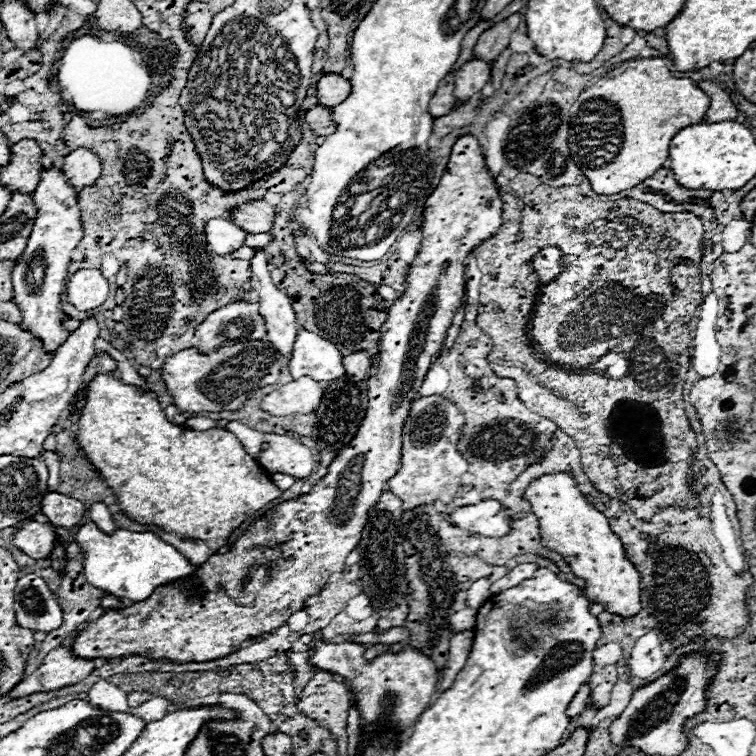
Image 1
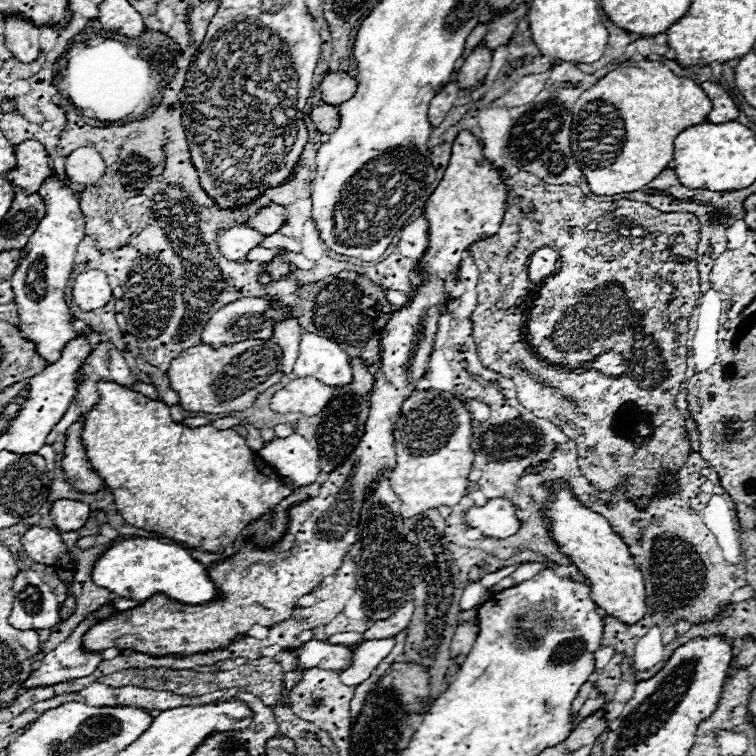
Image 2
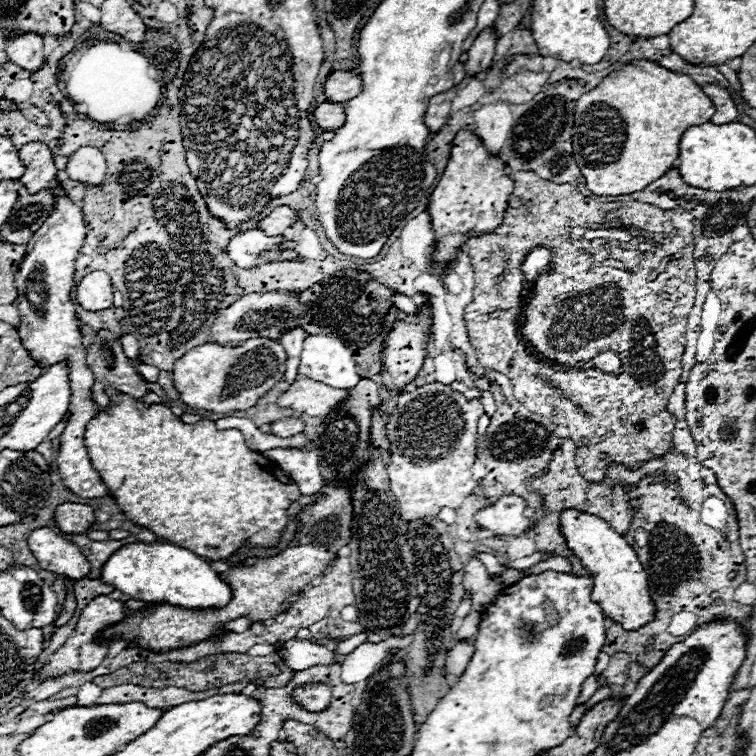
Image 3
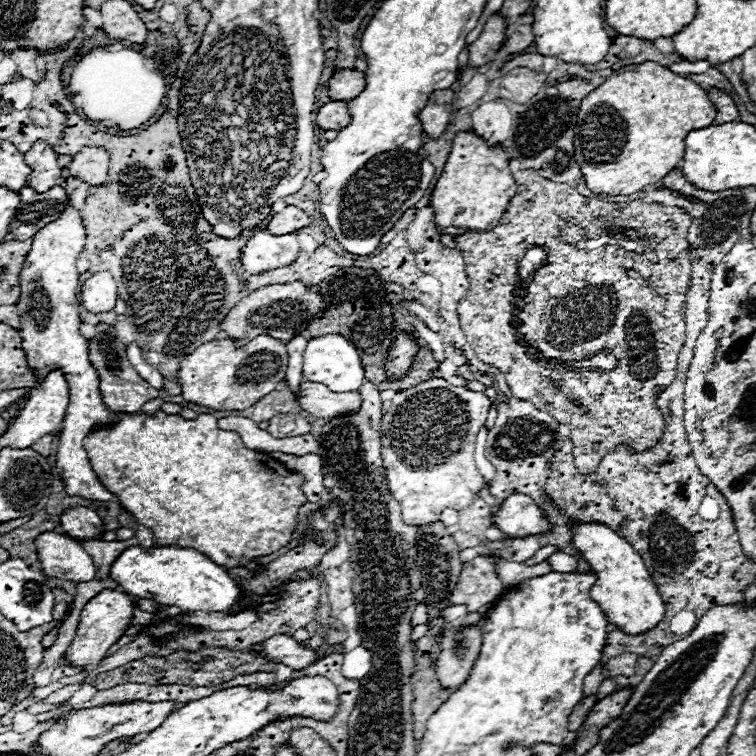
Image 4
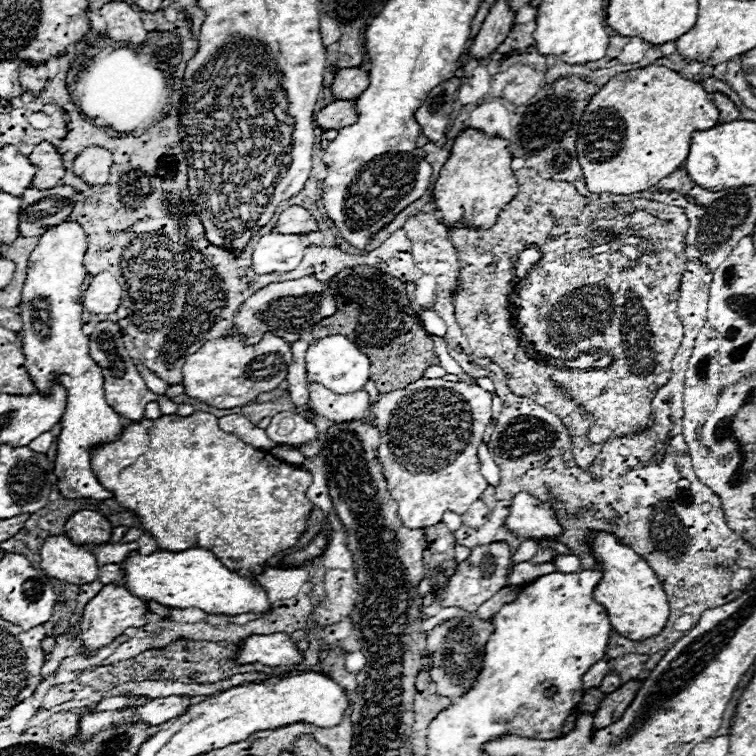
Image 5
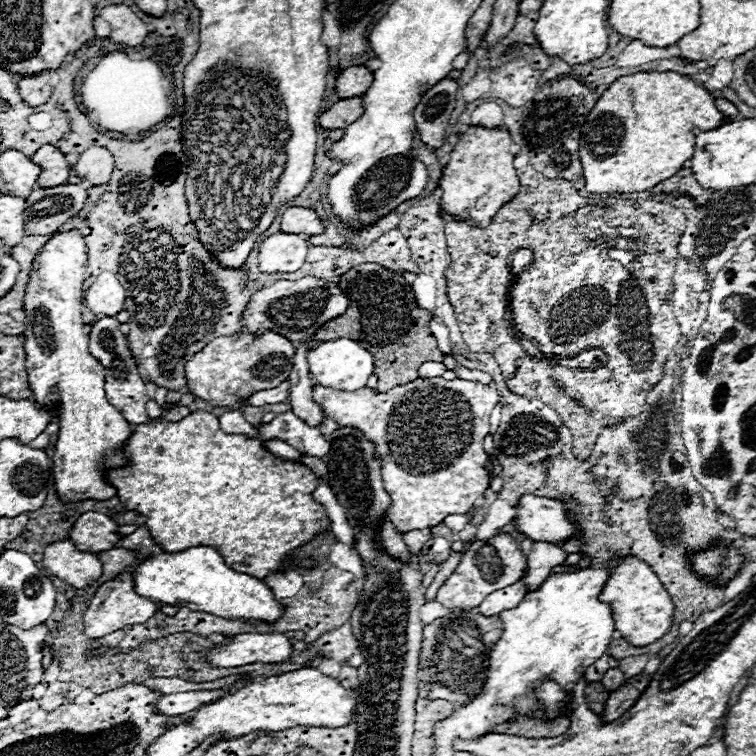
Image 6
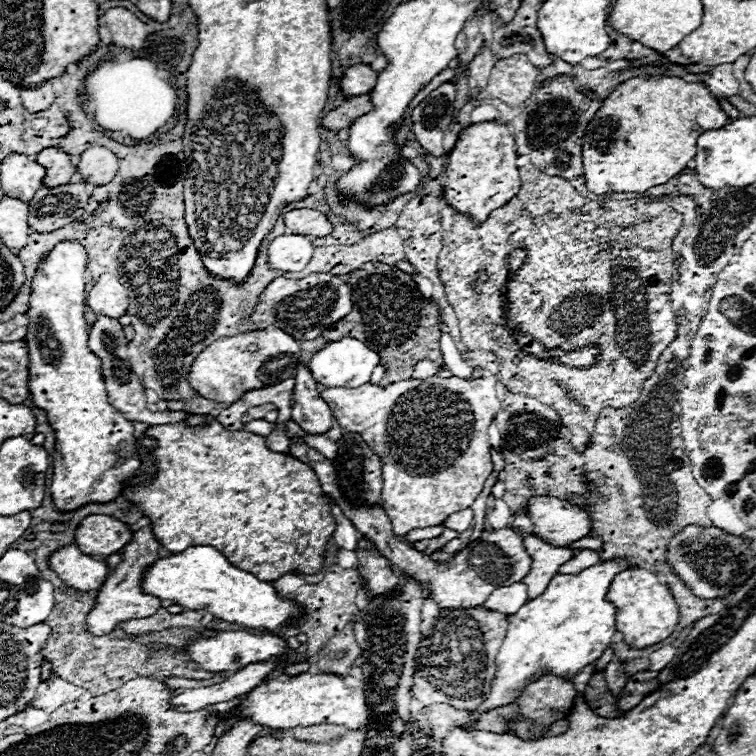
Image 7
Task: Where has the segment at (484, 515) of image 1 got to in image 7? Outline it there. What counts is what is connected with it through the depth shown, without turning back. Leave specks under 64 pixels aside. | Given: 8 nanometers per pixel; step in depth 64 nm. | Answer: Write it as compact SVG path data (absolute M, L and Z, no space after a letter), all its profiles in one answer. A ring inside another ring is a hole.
M536 496L528 500L526 510L528 510L526 512L528 518L532 520L532 534L554 546L568 546L590 534L590 518L586 510L572 506L568 500L560 500L552 496Z

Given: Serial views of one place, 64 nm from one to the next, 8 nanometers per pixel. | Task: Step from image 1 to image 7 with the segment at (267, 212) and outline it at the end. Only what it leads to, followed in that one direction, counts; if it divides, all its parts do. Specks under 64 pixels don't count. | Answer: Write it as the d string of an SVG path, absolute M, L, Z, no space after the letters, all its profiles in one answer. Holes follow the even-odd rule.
M300 208L300 210L290 210L284 214L284 224L286 232L296 232L296 234L306 234L306 236L328 236L332 232L332 224L328 218L310 208Z

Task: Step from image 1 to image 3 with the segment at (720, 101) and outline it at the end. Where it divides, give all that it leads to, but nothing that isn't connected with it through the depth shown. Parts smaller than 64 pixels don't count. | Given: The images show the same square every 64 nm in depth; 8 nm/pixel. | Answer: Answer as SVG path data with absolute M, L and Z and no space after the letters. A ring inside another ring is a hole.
M706 84L706 86L702 86L702 90L704 90L706 96L710 96L714 108L716 108L716 112L714 112L714 116L710 120L712 124L726 124L726 122L732 122L732 120L738 118L736 104L734 104L734 100L730 98L730 94L724 88L714 86L714 84Z

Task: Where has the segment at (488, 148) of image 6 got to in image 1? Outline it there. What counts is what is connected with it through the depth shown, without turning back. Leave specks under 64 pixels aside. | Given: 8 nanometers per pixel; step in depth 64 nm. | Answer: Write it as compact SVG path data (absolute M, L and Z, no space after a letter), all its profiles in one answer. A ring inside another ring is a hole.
M462 136L452 146L448 168L442 174L438 188L426 200L420 226L422 242L412 268L408 270L408 286L404 294L388 308L388 320L380 328L382 336L378 342L378 356L370 368L368 408L360 424L360 432L356 432L354 440L336 454L332 466L328 466L328 474L318 480L308 494L282 502L280 506L266 512L262 518L248 526L248 530L228 548L226 554L212 554L204 564L200 564L196 576L156 588L148 600L136 602L128 608L106 610L100 618L88 622L72 642L74 656L86 660L114 660L120 656L138 654L148 656L150 660L172 660L178 664L224 658L236 652L242 642L280 628L294 612L304 608L304 602L310 596L316 596L326 586L332 574L346 568L346 556L360 542L370 510L378 504L388 478L392 478L400 468L404 424L410 416L412 400L416 398L432 366L432 356L446 348L446 338L454 316L464 304L464 260L478 244L494 236L500 224L502 202L498 198L494 178L486 168L480 144L474 136ZM196 586L204 588L202 596L196 596Z

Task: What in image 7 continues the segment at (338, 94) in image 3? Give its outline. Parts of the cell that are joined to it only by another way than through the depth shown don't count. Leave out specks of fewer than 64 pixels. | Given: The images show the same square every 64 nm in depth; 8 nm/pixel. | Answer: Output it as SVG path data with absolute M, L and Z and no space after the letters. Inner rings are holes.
M356 64L340 78L340 90L344 96L362 96L374 88L376 78L378 72L374 72L368 64Z

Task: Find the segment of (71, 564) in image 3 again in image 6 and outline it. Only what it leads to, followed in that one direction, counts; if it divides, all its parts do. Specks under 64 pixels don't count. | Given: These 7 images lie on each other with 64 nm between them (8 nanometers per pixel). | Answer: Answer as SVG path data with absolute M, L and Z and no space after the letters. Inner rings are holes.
M58 540L56 544L50 544L50 548L44 550L42 564L50 576L60 578L74 588L92 586L102 574L102 562L96 554L80 552L72 540Z

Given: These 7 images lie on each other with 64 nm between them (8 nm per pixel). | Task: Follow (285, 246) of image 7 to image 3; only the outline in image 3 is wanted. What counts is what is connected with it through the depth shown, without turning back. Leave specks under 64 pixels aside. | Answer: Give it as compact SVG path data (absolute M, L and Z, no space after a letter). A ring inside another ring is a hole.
M246 230L238 236L234 236L228 242L228 254L232 262L236 262L242 268L252 268L258 262L258 254L262 250L274 250L278 236L266 236L262 230Z

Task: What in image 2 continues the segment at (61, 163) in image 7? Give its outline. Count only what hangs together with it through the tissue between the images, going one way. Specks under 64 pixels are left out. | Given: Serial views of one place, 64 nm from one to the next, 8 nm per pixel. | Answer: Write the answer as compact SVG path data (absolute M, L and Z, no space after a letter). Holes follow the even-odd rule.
M28 140L16 146L16 168L6 172L6 180L12 180L14 186L28 194L34 194L52 172L44 146L36 140Z

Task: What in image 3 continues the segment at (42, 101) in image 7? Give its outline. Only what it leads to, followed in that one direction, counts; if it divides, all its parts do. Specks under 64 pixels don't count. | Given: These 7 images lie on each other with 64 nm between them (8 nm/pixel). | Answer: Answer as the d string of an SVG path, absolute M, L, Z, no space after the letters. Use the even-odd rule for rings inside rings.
M8 32L6 34L6 52L12 62L26 70L38 70L44 64L44 52L42 52L42 38L40 34L28 32Z

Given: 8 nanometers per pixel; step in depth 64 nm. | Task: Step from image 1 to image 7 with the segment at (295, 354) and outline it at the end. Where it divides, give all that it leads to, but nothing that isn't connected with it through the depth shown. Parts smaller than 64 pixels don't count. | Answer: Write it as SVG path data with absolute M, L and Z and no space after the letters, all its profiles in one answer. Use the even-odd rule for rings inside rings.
M342 338L338 342L328 342L316 354L312 354L308 368L314 380L326 388L358 388L370 380L370 374L378 366L378 360L378 354L364 342L356 338Z

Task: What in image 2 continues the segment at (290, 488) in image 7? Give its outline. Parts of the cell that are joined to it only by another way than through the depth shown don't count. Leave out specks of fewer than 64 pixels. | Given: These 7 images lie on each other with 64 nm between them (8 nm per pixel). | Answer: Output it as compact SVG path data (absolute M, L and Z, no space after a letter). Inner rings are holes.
M100 382L98 394L100 400L84 416L82 444L92 468L104 484L116 492L114 502L128 524L160 532L166 538L184 542L188 548L216 552L232 546L246 524L292 494L292 490L280 482L280 476L252 452L234 430L216 430L214 426L188 428L178 424L170 418L164 402L146 398L116 382Z

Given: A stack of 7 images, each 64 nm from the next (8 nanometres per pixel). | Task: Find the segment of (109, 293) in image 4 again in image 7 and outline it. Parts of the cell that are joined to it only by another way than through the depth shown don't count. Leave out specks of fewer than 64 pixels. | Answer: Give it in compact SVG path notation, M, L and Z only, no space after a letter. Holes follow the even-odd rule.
M106 272L96 280L92 290L88 292L86 306L90 306L90 310L96 314L120 318L122 314L126 314L128 308L126 288L112 274Z

